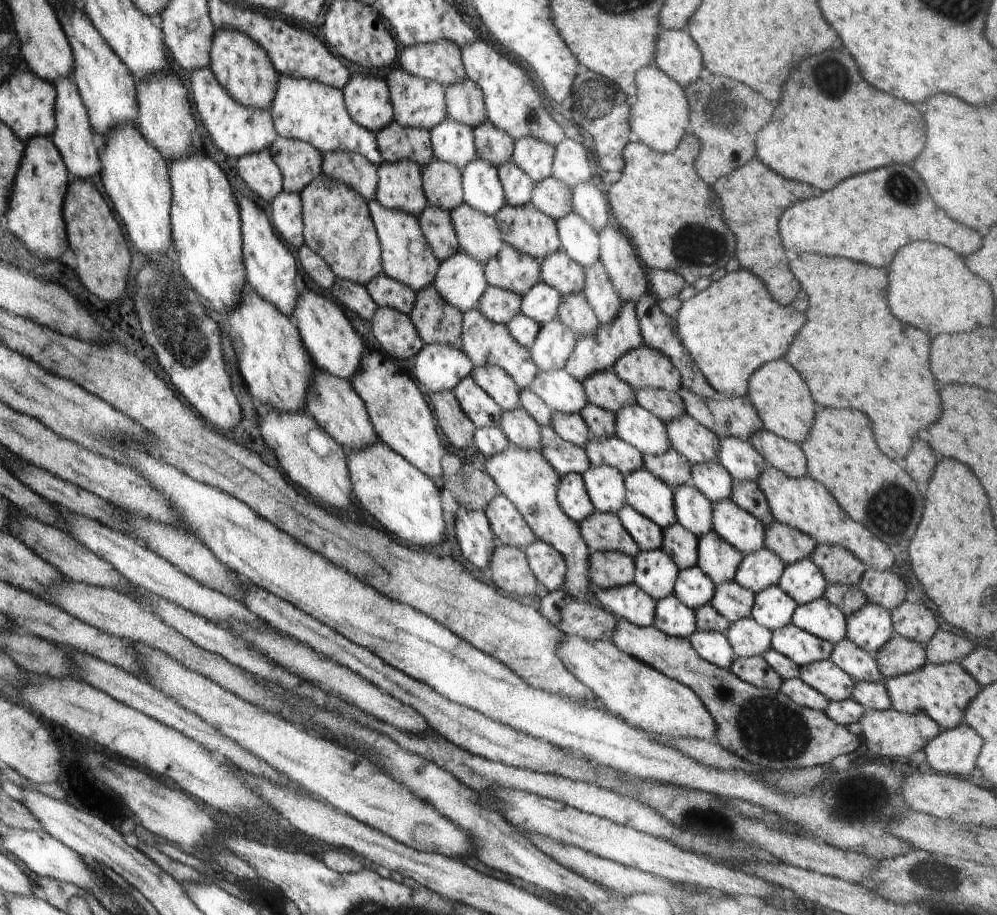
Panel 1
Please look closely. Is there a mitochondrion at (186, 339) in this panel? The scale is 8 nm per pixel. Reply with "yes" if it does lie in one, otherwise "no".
yes

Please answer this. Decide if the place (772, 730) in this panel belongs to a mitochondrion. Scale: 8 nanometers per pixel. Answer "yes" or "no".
yes

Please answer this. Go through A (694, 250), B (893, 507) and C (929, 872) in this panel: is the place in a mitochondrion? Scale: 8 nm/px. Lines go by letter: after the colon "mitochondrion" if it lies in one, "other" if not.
A: mitochondrion
B: mitochondrion
C: mitochondrion

